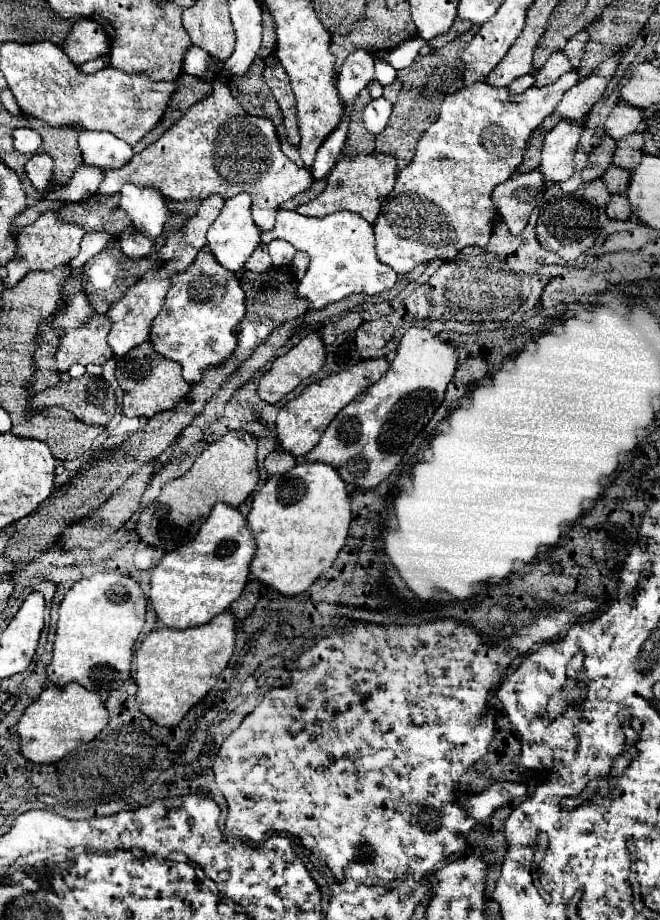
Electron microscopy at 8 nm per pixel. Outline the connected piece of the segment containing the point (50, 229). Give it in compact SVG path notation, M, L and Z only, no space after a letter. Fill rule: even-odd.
M57 212L41 214L35 220L35 224L23 228L19 232L19 236L15 238L17 250L15 250L15 258L5 264L9 276L3 282L3 290L13 288L29 272L35 272L35 270L49 272L49 270L53 270L53 268L57 268L61 264L69 264L69 260L73 260L79 254L79 242L81 242L83 236L85 236L83 228L79 228L77 224L63 224L61 220L57 220Z

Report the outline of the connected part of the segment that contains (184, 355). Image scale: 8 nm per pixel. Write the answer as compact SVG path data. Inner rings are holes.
M203 250L195 258L191 268L187 268L183 274L175 276L175 280L171 280L163 310L153 320L151 342L153 342L153 348L161 356L175 360L183 366L183 378L191 384L191 382L199 380L199 376L203 374L203 370L207 366L221 364L227 356L233 354L233 350L237 346L237 334L235 332L237 332L243 316L245 316L245 294L243 294L241 282L237 280L237 276L231 270L223 268L215 260L215 256L211 256L209 250Z

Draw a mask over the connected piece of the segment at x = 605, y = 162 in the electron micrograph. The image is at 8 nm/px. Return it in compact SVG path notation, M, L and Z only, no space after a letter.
M605 138L605 142L597 148L593 148L593 152L589 154L587 166L581 170L581 176L585 178L585 182L597 180L603 176L603 172L613 164L613 154L615 154L615 140Z

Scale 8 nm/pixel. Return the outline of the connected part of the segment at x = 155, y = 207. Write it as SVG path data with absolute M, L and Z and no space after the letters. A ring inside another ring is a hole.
M126 184L123 186L120 194L120 205L127 212L132 221L132 225L135 226L141 234L145 234L147 238L157 238L157 236L161 236L165 222L173 216L173 214L169 212L169 208L167 208L166 197L158 190L155 190L155 188L140 188L134 184Z

